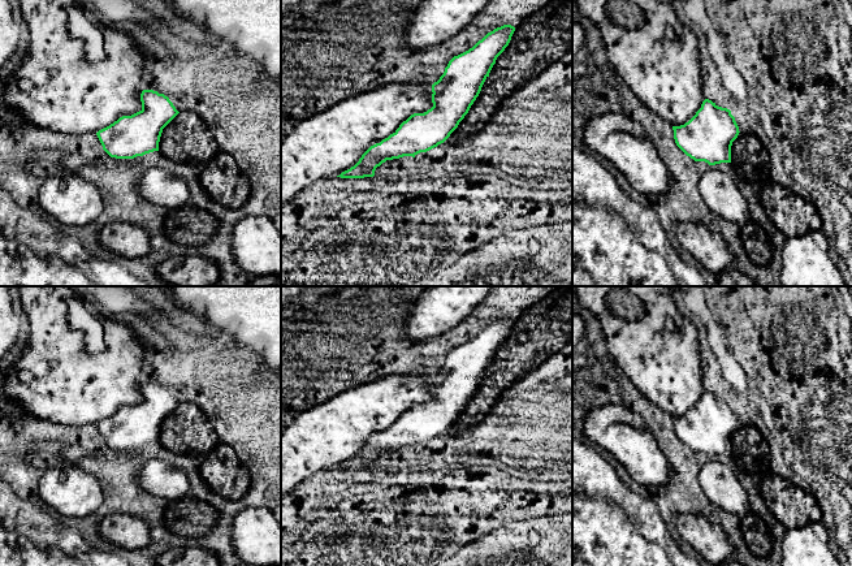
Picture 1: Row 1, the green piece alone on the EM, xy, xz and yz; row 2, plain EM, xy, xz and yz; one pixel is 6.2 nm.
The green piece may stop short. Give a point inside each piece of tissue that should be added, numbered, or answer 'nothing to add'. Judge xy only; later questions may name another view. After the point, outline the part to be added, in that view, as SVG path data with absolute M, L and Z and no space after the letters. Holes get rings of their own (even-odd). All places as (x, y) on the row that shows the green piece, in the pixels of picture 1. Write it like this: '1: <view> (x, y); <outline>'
nothing to add

